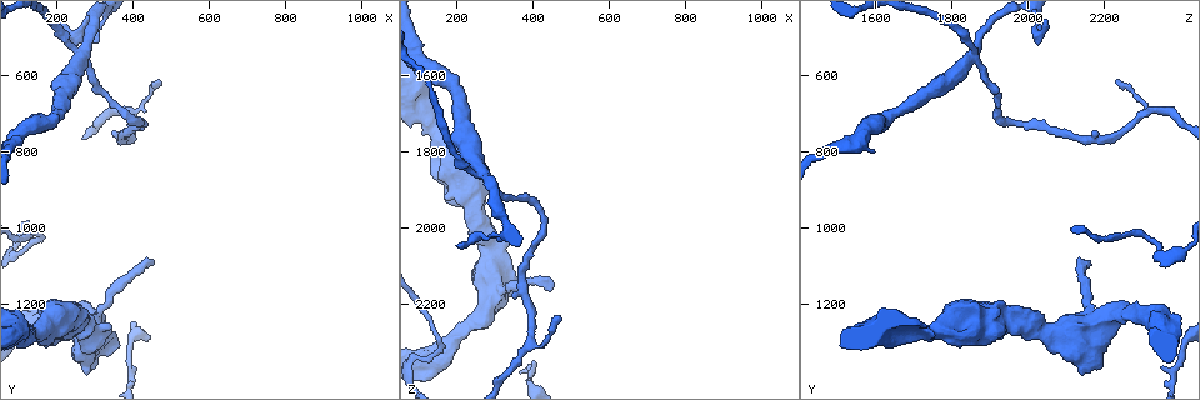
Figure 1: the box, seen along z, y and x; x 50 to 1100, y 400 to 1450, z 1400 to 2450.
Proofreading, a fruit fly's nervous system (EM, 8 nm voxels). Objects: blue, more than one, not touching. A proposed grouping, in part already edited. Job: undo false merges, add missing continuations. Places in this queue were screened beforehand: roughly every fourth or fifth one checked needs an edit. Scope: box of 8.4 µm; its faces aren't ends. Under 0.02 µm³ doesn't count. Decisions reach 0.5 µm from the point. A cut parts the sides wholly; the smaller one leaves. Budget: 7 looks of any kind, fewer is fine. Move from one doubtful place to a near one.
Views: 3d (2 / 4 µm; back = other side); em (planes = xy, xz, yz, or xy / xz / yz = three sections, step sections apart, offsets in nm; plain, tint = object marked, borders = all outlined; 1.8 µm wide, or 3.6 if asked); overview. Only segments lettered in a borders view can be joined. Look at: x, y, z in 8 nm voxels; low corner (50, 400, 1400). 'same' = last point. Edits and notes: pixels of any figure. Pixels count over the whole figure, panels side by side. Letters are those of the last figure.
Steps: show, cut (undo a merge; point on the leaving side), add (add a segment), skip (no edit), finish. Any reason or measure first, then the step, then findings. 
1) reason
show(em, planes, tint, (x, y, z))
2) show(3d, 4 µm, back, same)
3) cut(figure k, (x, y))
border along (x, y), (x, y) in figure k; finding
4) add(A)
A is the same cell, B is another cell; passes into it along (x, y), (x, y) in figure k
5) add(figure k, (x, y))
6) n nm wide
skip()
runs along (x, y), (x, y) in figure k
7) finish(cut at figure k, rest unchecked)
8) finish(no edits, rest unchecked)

thick turns thin
show(em, 3.6 µm, planes, borders, (275, 560, 1855))

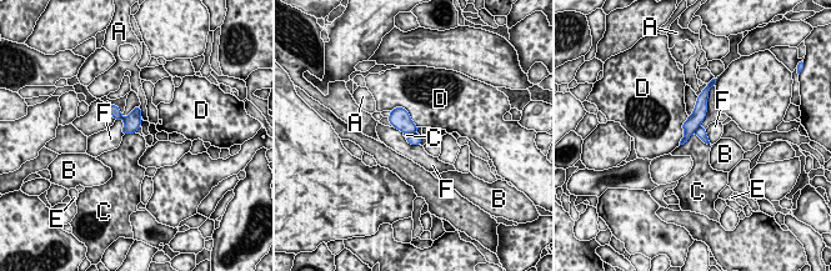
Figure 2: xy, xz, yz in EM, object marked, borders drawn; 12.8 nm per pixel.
C touches over 440 nm
cut(figure 2, (701, 133))
A, B, C, D, E and F are other cells; border along (700, 125), (694, 133) in figure 2; two neurons meet here

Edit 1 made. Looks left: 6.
see it whole again
show(overview)

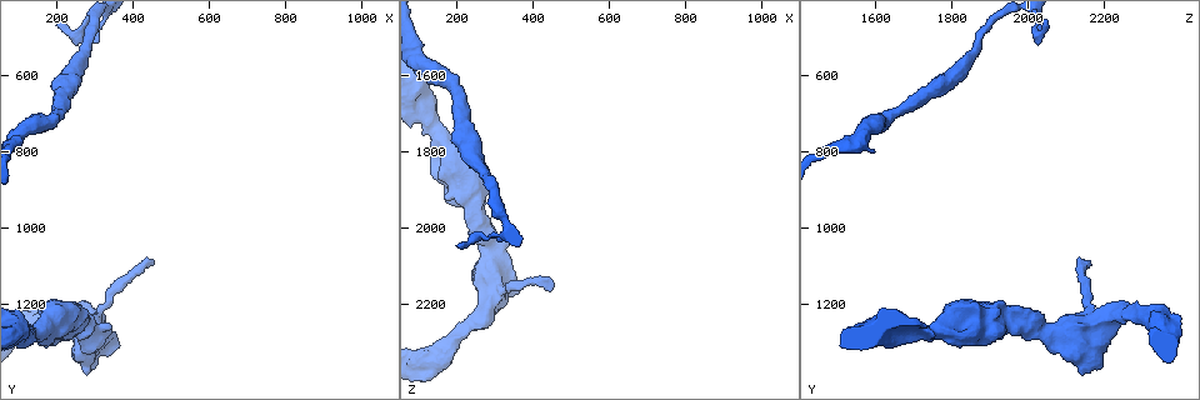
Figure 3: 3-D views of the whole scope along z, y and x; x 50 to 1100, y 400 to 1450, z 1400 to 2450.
branch stops here
show(3d, 4 µm, (285, 1380, 2145))

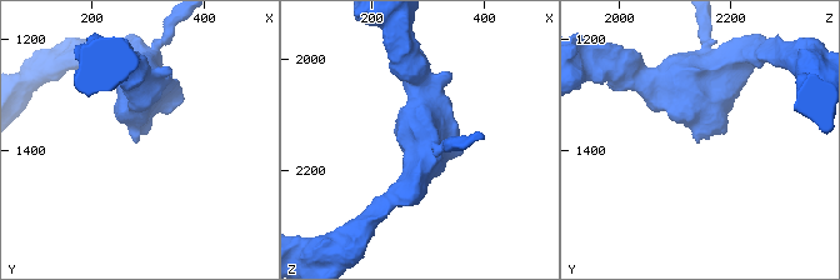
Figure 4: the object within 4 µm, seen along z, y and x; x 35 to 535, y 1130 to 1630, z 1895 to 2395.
shape alone is not enough
show(em, xy, step 8, borders, (280, 1380, 2150))

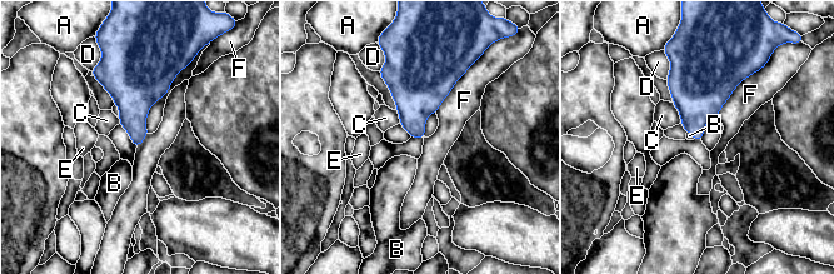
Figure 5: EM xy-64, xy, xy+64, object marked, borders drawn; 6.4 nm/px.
show(em, planes, borders, same)

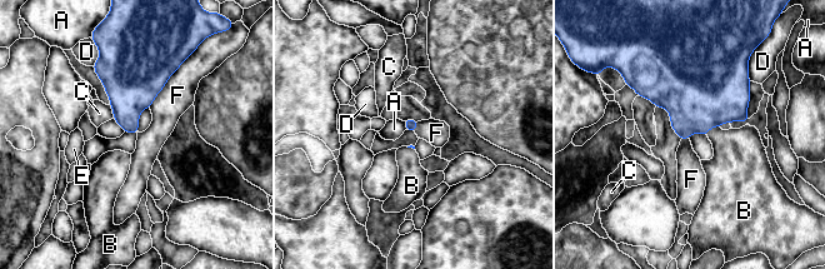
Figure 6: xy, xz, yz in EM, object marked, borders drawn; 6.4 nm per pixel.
add(B)
B is the same cell, A, C, D, E and F are other cells; passes into it along (701, 89), (710, 126), (738, 153) in figure 6; it goes on there

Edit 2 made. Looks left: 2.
sudden change in width
show(em, planes, tint, (140, 1280, 1730))

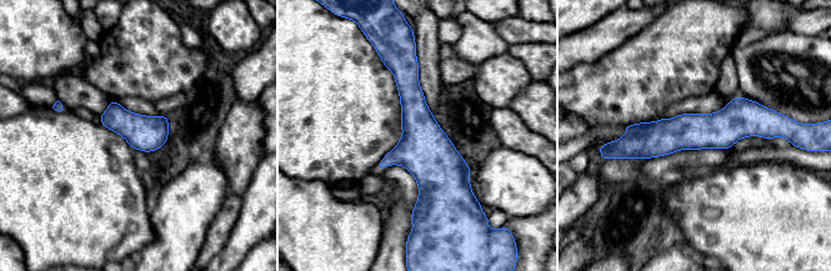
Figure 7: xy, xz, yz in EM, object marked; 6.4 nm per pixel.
show(em, planes, borders, same)

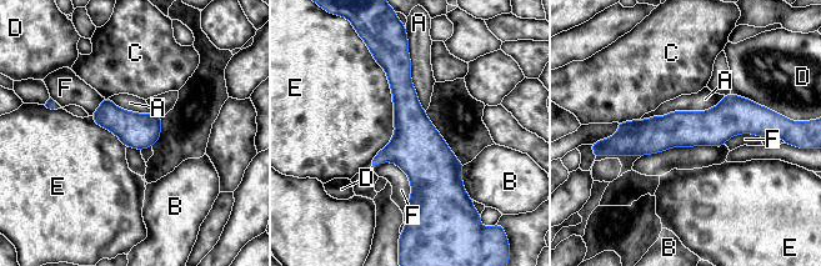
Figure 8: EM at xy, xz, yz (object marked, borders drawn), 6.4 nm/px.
skip()
A, B, C, D, E and F are other cells; runs along (404, 59), (416, 209) in figure 8; all the same neuron

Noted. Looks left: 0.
finish(cut at figure 2, add at figure 6, rest unchecked)

